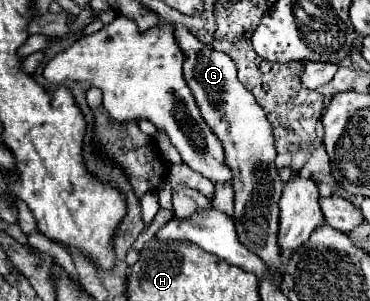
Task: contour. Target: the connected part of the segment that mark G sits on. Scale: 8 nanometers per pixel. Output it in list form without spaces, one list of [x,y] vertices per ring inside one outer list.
[[[183,25],[175,27],[177,45],[183,51],[183,77],[197,99],[201,115],[211,131],[221,139],[225,149],[225,159],[229,169],[233,171],[233,189],[235,189],[235,229],[257,257],[265,259],[273,273],[279,275],[281,281],[281,251],[277,251],[277,227],[279,227],[279,197],[281,197],[281,179],[273,165],[277,155],[273,145],[271,125],[265,115],[261,115],[259,103],[253,95],[241,85],[237,79],[235,63],[229,55],[201,43],[197,37],[189,33]]]

